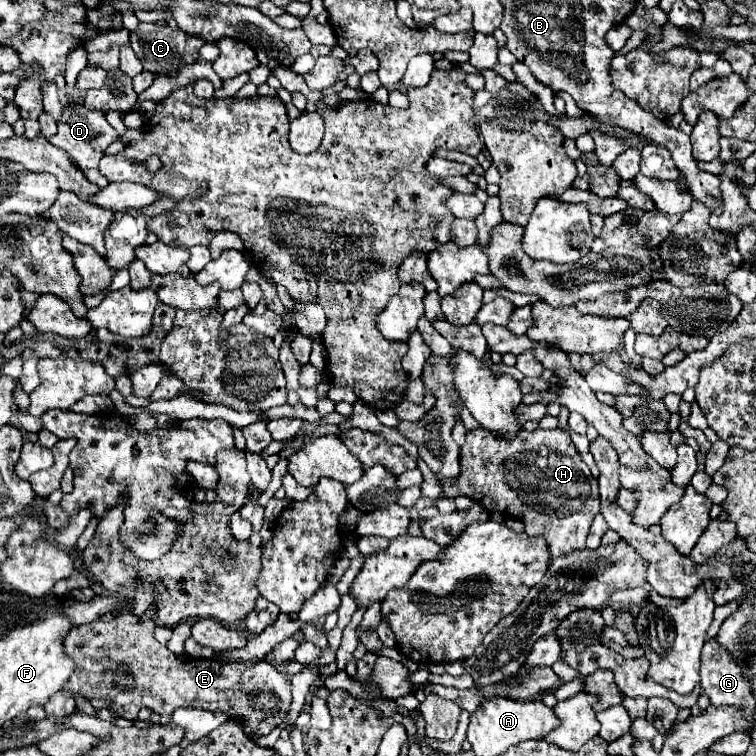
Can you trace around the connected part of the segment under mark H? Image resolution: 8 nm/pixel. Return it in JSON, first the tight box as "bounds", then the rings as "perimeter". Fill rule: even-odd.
{"bounds":[441,427,601,557],"perimeter":[[[483,427],[467,431],[465,445],[461,447],[461,479],[455,479],[453,483],[441,483],[441,487],[443,497],[447,499],[465,495],[489,513],[503,513],[507,517],[523,521],[525,531],[531,537],[543,537],[547,541],[551,557],[561,557],[577,549],[585,549],[585,537],[601,505],[597,479],[583,463],[579,451],[571,443],[571,437],[561,429],[521,429],[513,439],[501,439],[497,437],[497,433],[485,431]]]}

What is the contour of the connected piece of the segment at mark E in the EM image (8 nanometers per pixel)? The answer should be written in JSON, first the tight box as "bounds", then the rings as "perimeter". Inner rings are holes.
{"bounds":[63,613,291,735],"perimeter":[[[121,613],[115,615],[113,621],[93,621],[81,627],[75,627],[65,637],[65,655],[69,655],[75,661],[75,671],[69,677],[69,681],[63,685],[63,691],[69,695],[83,695],[83,699],[109,699],[109,708],[117,717],[123,717],[127,721],[135,721],[137,713],[143,707],[149,707],[157,711],[159,715],[171,715],[179,707],[197,707],[205,711],[225,711],[231,719],[237,719],[241,723],[243,731],[247,735],[269,735],[275,727],[283,723],[285,711],[279,711],[279,705],[291,705],[291,679],[289,675],[277,673],[269,667],[265,669],[253,669],[245,667],[243,663],[227,663],[219,659],[189,659],[183,661],[175,657],[165,645],[161,645],[155,637],[155,623],[149,615],[133,615],[133,613]],[[117,665],[127,665],[135,685],[131,689],[121,689],[112,685],[114,672]]]}

